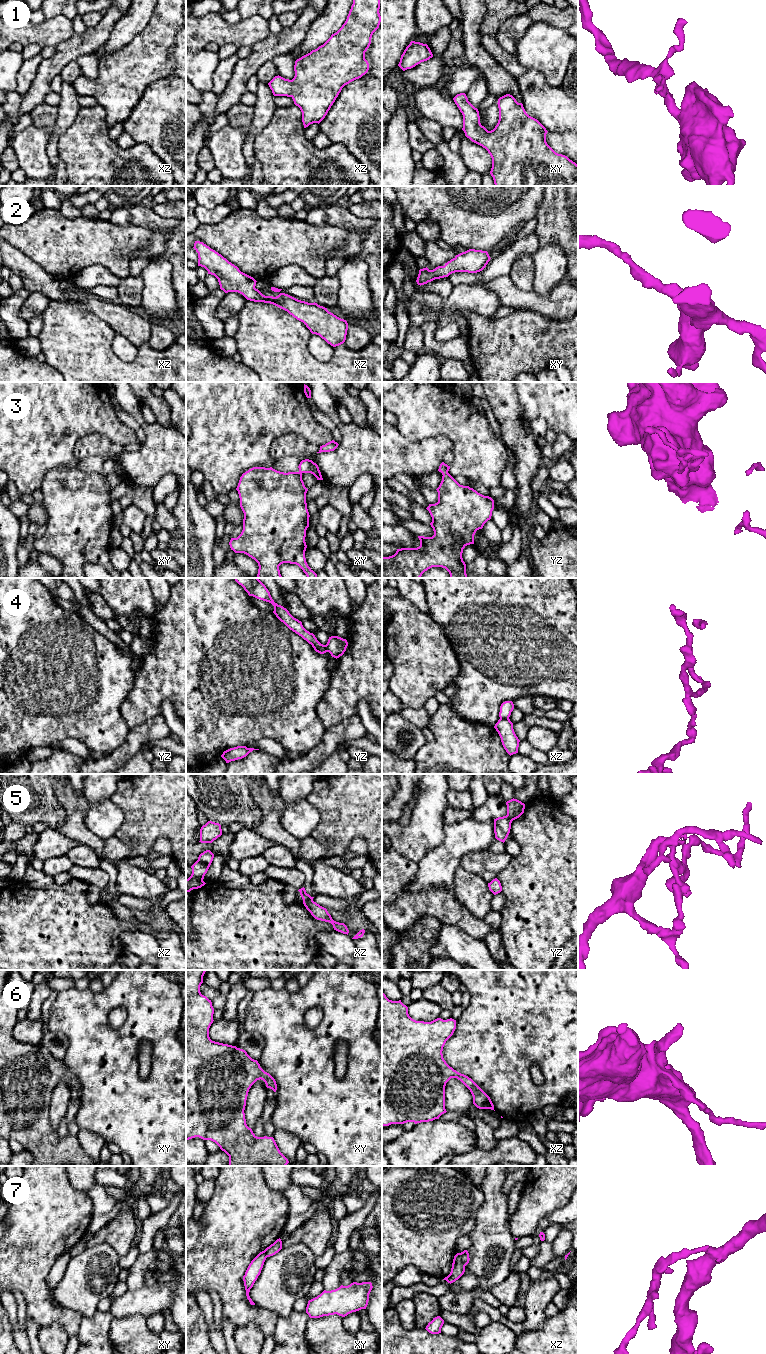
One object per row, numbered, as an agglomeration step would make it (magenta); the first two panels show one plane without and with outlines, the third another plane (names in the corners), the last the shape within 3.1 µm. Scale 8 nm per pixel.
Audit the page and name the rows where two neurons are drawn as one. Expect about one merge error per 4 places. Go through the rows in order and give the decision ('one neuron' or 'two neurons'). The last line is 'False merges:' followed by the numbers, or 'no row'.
1: one neuron
2: one neuron
3: two neurons
4: two neurons
5: two neurons
6: one neuron
7: two neurons
False merges: 3, 4, 5, 7

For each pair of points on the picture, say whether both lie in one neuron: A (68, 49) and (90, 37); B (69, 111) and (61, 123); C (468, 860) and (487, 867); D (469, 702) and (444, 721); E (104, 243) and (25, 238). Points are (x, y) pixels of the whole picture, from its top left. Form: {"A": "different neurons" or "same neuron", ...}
{"A": "same neuron", "B": "same neuron", "C": "same neuron", "D": "different neurons", "E": "same neuron"}

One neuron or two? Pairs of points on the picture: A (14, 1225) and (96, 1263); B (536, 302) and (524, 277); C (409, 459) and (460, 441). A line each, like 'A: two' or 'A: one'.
A: two
B: two
C: two

